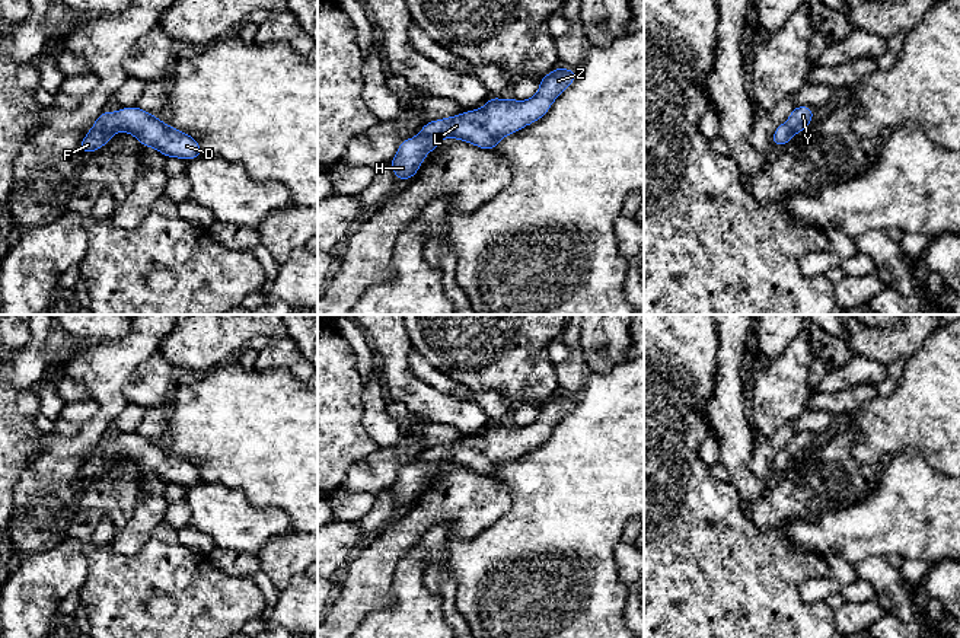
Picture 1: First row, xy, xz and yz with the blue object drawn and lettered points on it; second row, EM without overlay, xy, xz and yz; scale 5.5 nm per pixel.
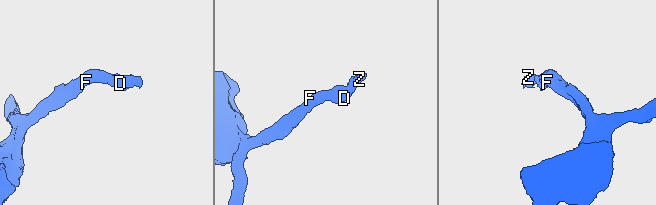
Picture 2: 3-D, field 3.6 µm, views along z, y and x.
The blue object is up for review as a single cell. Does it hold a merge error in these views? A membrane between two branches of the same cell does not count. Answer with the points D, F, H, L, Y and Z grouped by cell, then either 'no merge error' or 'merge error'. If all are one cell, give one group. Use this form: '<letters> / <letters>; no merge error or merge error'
D F H L Y Z; no merge error

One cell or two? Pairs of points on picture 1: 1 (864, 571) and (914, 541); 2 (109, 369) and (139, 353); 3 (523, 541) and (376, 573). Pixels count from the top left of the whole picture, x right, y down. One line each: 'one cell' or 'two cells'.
1: two cells
2: one cell
3: two cells

